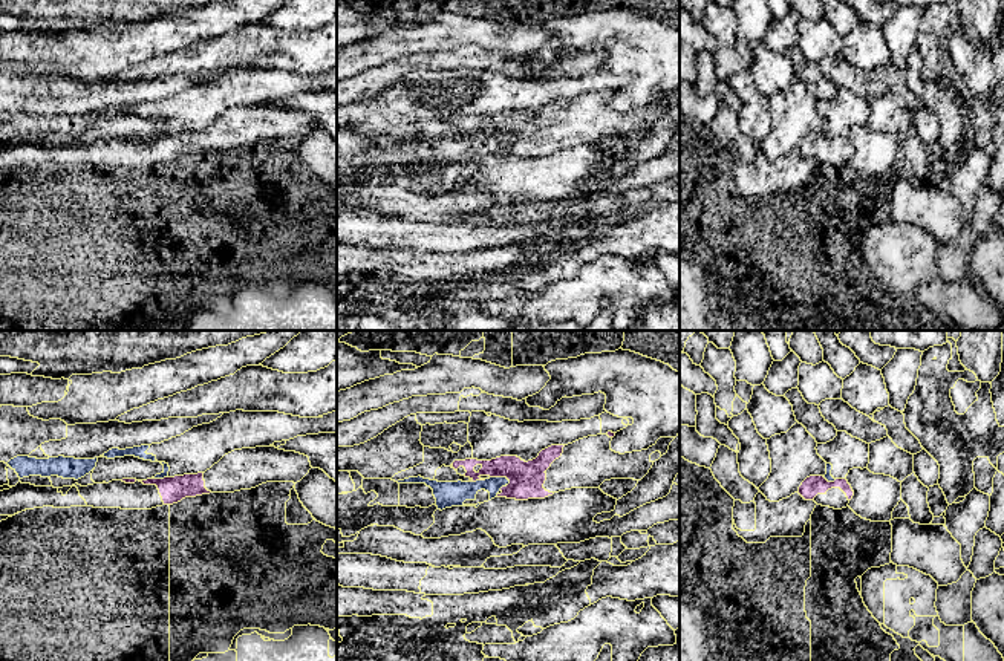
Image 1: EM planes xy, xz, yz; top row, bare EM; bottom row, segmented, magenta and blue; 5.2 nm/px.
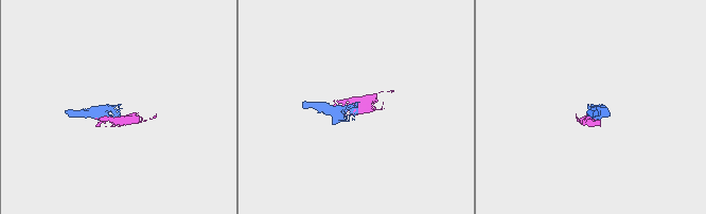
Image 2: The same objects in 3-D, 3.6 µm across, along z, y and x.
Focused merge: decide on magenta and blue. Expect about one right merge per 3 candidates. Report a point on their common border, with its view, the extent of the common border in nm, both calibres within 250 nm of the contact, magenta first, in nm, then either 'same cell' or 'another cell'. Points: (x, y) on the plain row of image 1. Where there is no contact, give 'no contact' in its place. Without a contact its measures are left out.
contact xz (501, 133); length 120 nm; calibres 180 and 120 nm; another cell

